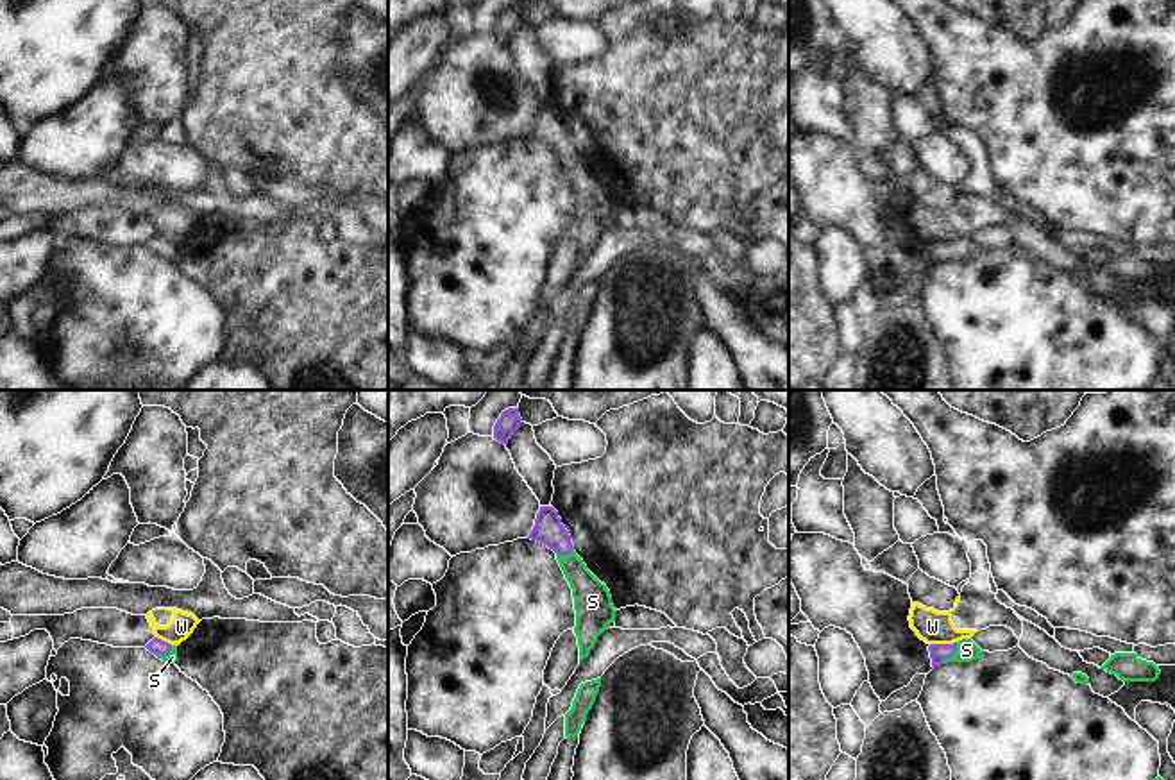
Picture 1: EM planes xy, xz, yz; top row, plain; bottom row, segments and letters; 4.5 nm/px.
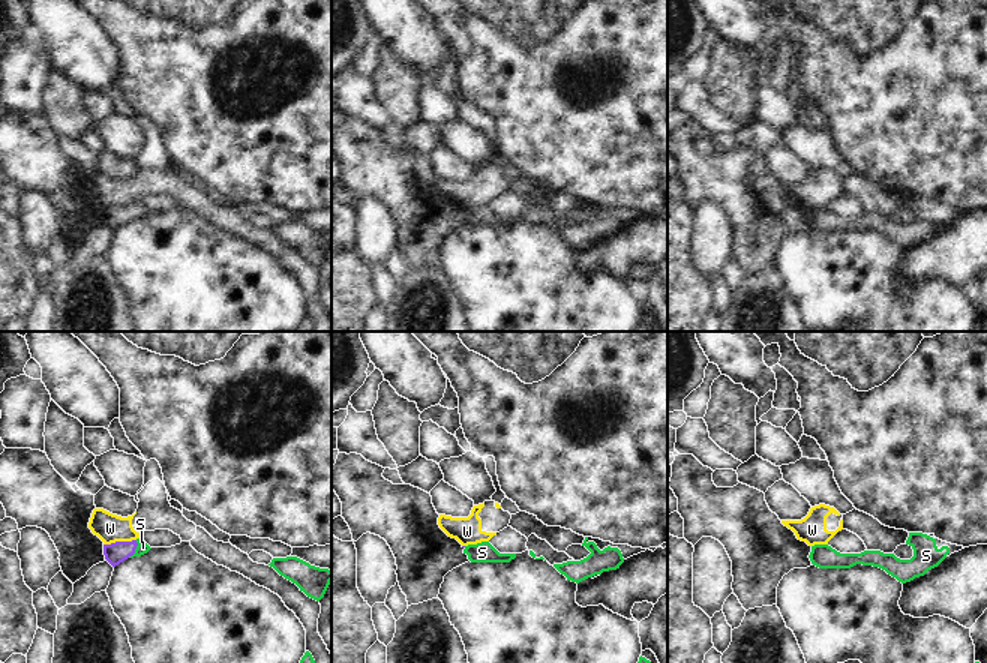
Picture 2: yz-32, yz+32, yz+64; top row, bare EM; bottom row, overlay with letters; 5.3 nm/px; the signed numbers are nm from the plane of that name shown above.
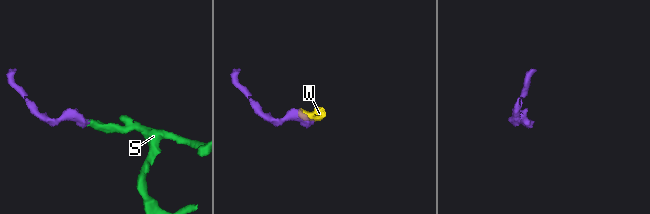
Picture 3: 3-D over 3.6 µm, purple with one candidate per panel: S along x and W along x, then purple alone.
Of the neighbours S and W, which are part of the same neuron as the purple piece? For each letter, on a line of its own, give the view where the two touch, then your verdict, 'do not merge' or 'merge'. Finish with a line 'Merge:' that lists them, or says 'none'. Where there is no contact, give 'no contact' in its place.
S: yz | merge
W: yz | do not merge
Merge: S

